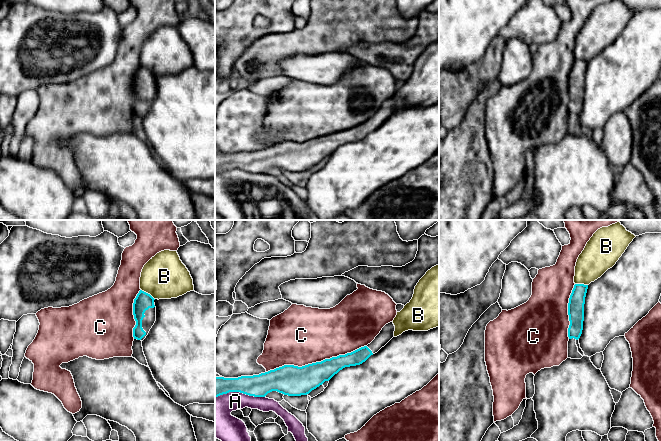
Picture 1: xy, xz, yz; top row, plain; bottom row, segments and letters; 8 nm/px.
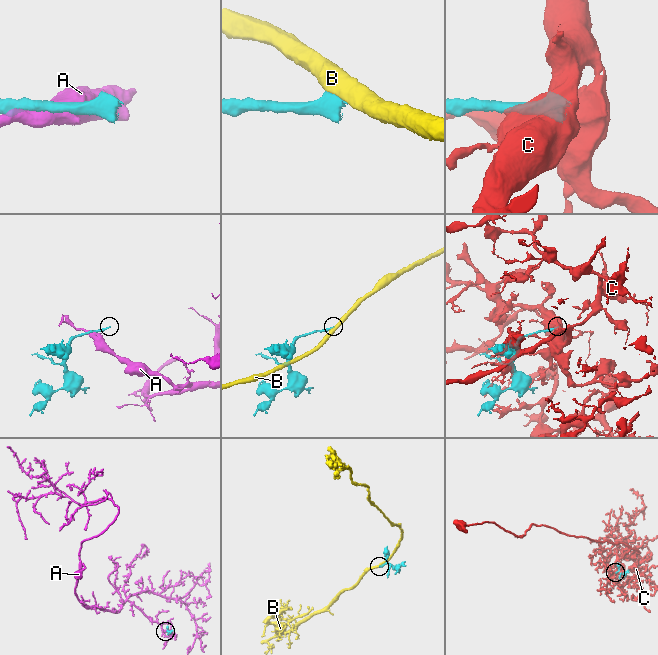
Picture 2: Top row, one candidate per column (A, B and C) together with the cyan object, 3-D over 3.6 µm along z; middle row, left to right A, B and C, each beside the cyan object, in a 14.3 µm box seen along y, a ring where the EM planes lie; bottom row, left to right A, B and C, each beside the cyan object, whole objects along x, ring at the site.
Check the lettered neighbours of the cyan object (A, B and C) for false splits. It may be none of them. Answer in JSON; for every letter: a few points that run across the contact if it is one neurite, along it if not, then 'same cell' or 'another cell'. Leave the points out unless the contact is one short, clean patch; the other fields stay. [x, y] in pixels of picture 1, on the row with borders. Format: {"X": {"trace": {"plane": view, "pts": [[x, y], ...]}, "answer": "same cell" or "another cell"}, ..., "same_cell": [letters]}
{"A": {"answer": "another cell"}, "B": {"trace": {"plane": "xy", "pts": [[141, 289], [154, 299]]}, "answer": "another cell"}, "C": {"answer": "another cell"}, "same_cell": []}

